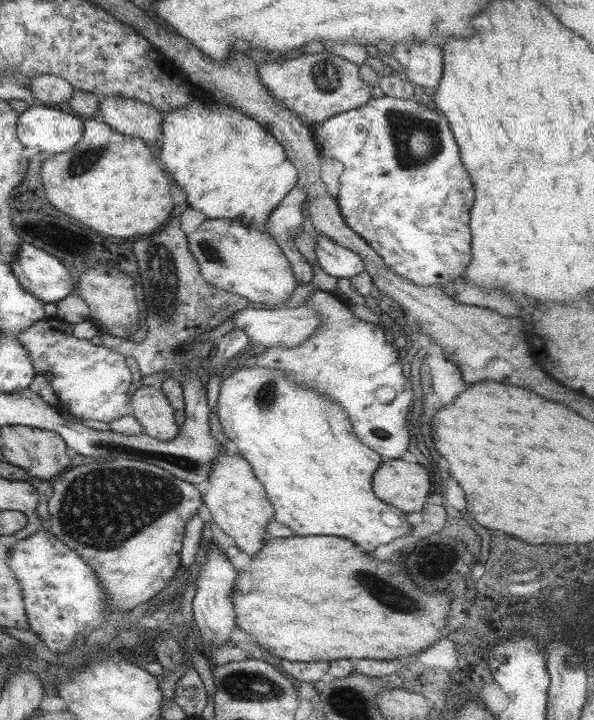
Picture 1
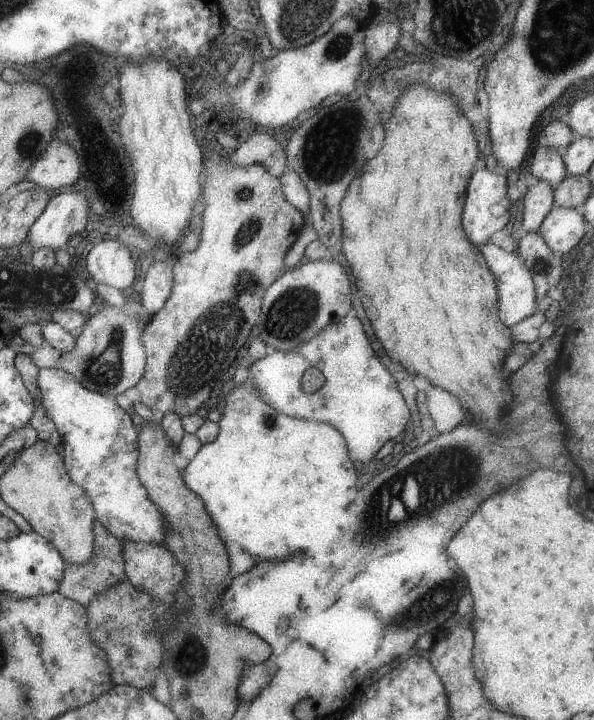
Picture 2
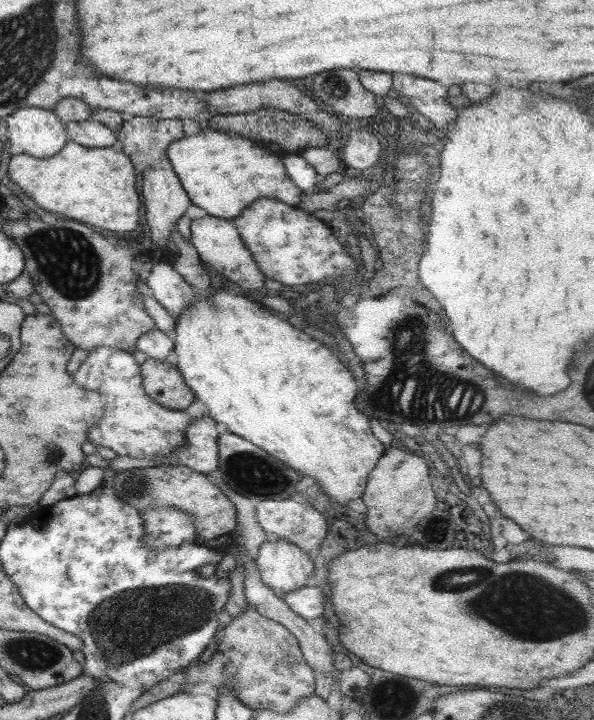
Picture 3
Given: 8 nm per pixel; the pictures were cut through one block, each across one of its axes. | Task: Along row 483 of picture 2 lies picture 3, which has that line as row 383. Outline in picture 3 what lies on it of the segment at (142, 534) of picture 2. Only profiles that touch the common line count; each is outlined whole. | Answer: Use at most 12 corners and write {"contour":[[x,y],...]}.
{"contour":[[110,346],[72,375],[104,396],[93,446],[167,457],[197,417],[155,404],[139,364]]}

